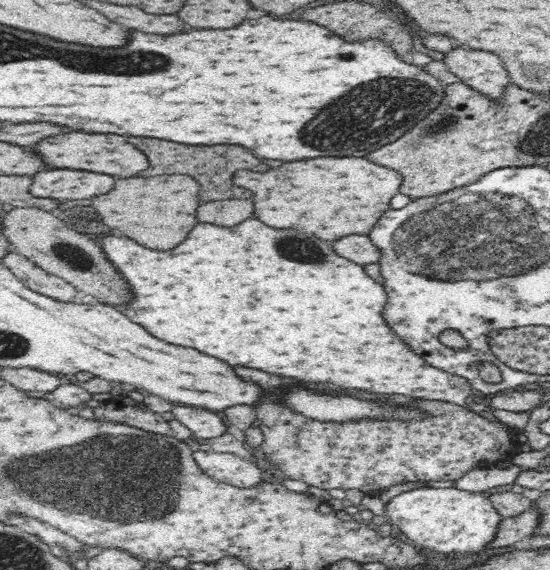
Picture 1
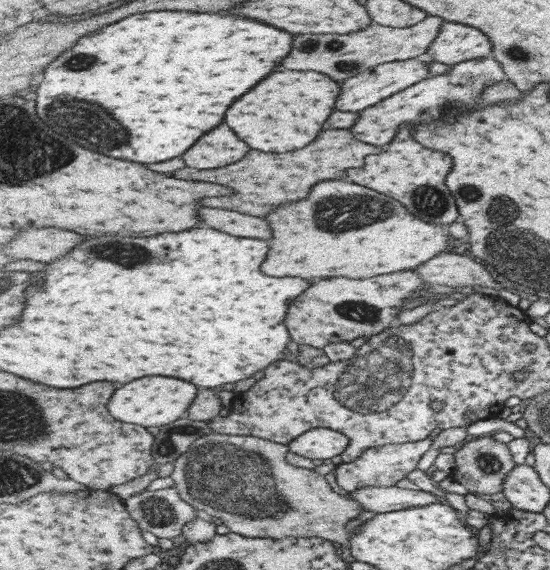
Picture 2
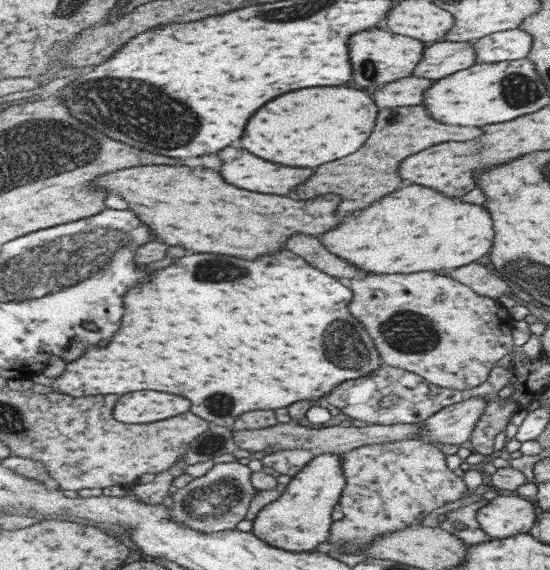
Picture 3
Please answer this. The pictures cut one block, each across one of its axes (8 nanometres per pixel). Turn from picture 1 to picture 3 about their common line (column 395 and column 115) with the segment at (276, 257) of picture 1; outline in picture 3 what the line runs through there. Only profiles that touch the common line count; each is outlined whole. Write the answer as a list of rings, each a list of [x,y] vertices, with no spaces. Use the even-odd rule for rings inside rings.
[[[283,250],[277,254],[265,254],[259,256],[257,260],[241,260],[237,256],[223,256],[223,254],[191,254],[185,258],[179,258],[165,270],[157,270],[153,276],[149,276],[147,282],[139,284],[125,296],[125,324],[121,326],[121,332],[113,336],[109,346],[91,346],[87,352],[67,364],[67,370],[55,378],[49,378],[45,374],[39,373],[30,377],[33,383],[54,388],[63,394],[69,396],[93,396],[93,394],[129,394],[137,390],[159,390],[159,392],[173,392],[179,396],[185,396],[193,400],[193,414],[201,416],[208,420],[211,425],[232,427],[237,419],[245,412],[256,411],[265,408],[265,410],[277,410],[277,408],[289,408],[293,403],[300,400],[311,400],[313,402],[319,398],[327,399],[327,396],[333,394],[333,390],[341,386],[341,383],[349,382],[351,379],[361,378],[369,373],[376,371],[383,364],[380,350],[376,342],[369,334],[365,324],[356,316],[353,316],[349,309],[349,302],[353,300],[354,292],[347,286],[343,286],[337,278],[325,274],[323,270],[313,268],[307,260],[301,256]]]

